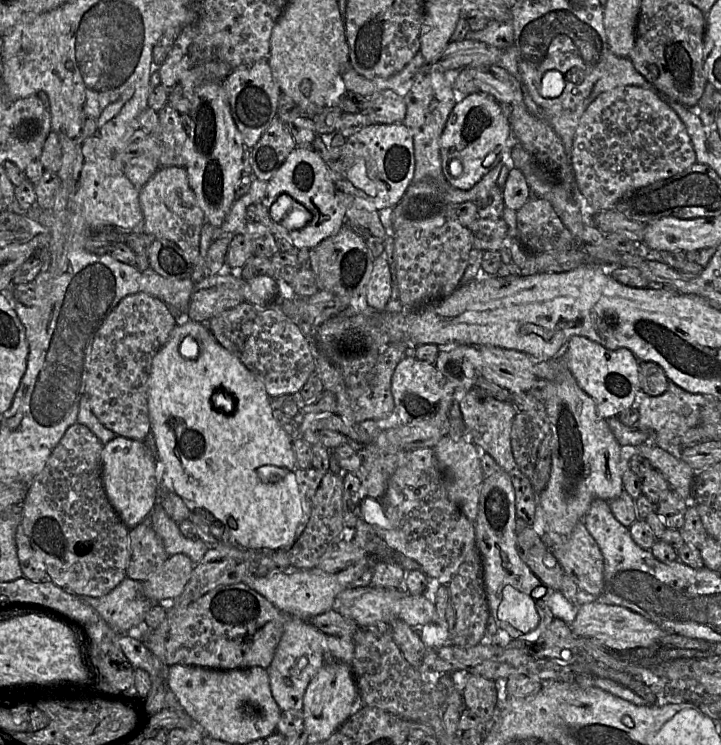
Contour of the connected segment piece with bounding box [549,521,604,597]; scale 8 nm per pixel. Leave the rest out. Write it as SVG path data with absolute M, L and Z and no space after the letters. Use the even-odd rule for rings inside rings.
M584 521L576 524L565 543L549 549L580 591L596 597L601 594L604 586L603 556Z

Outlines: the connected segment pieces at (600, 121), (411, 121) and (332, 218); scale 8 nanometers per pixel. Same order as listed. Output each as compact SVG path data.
M622 86L603 92L587 106L576 129L570 159L576 185L581 194L585 197L589 207L594 211L614 209L617 201L628 191L651 185L660 180L671 178L685 171L697 162L696 152L686 130L686 126L678 115L669 107L666 99L656 90L643 89L637 86Z
M419 71L403 97L406 104L406 116L403 123L411 131L414 142L415 171L413 183L421 181L434 183L441 188L443 199L449 204L460 204L466 201L476 202L478 197L483 196L491 187L496 185L504 165L504 162L497 164L469 190L454 188L447 182L442 170L439 140L447 119L458 102L459 96L453 85L453 78L457 71Z
M297 146L289 154L272 179L267 182L267 196L278 197L282 194L289 196L295 204L304 207L310 213L310 220L302 229L288 231L282 228L286 231L286 235L283 235L284 238L289 240L298 250L302 248L310 250L316 247L320 242L337 233L346 222L345 207L337 195L333 172L310 147Z

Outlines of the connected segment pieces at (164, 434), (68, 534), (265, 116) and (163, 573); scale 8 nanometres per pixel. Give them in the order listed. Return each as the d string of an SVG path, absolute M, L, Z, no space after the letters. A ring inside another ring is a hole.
M188 320L174 327L167 342L155 354L148 378L147 397L150 431L155 438L159 459L165 466L165 473L172 482L174 492L183 499L186 506L190 510L200 507L212 513L226 526L231 541L242 549L275 551L288 548L299 534L299 523L301 523L303 511L302 497L295 474L297 462L292 441L275 419L271 410L271 397L266 393L261 380L253 375L234 354L217 342L208 329L208 325ZM185 338L193 338L199 345L199 354L195 360L184 359L180 355L179 346Z
M75 423L53 449L44 469L29 485L22 504L21 526L32 548L45 565L47 578L78 597L100 598L115 589L126 577L129 562L129 531L108 502L101 479L103 444L83 424Z
M268 61L250 63L234 69L223 83L233 119L245 144L245 150L252 149L277 118L278 102L282 92L275 73Z
M185 554L169 556L154 574L142 582L141 593L157 603L176 599L189 582L194 566Z

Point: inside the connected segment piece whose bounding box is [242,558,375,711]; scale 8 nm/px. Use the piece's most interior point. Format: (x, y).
(303, 594)

